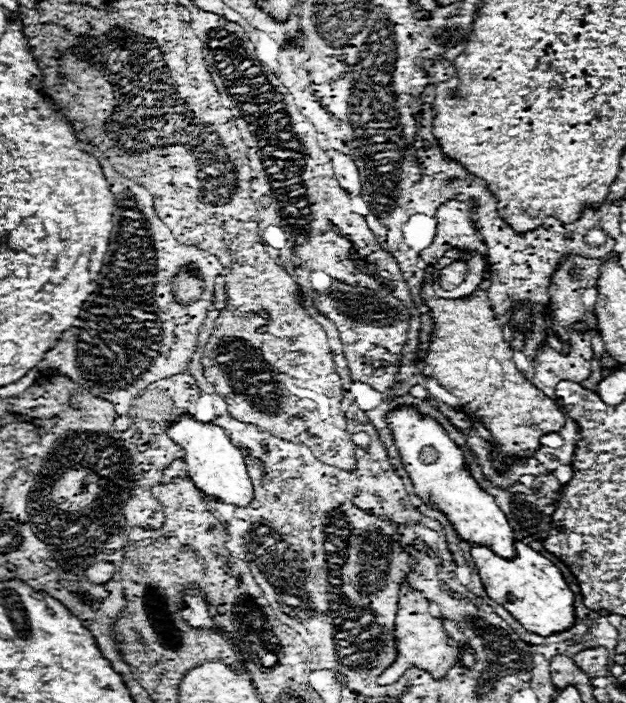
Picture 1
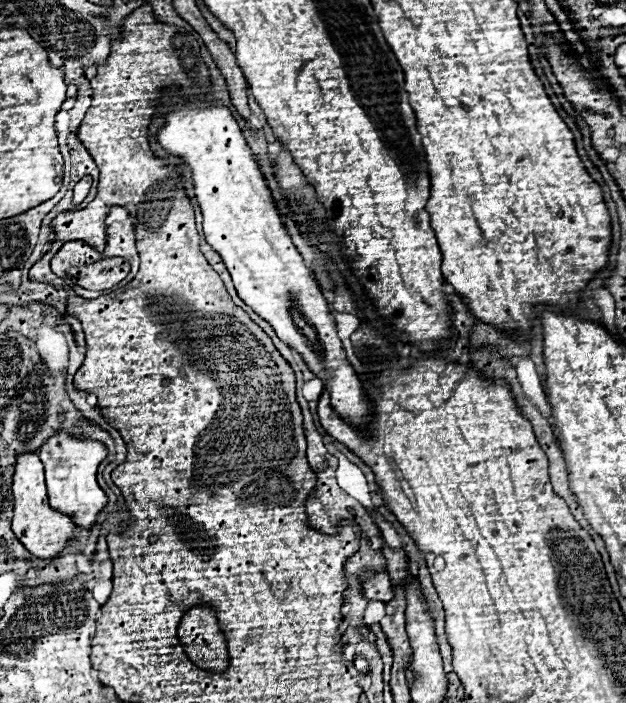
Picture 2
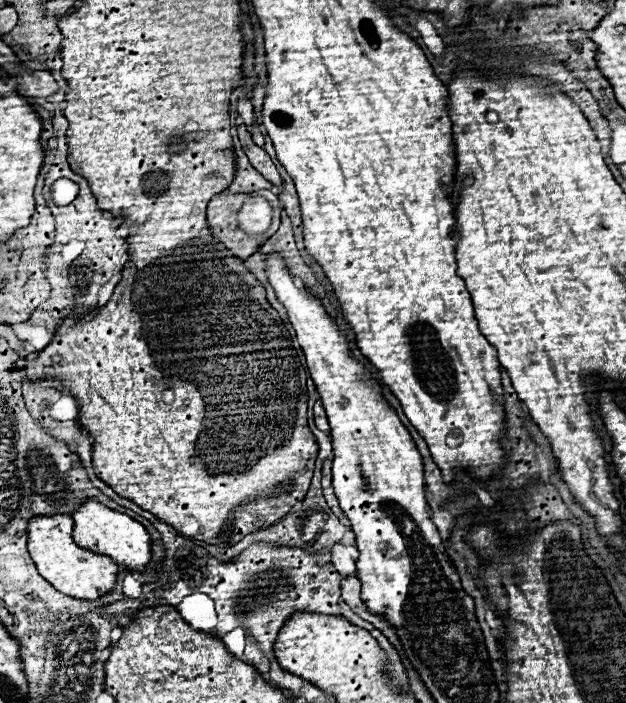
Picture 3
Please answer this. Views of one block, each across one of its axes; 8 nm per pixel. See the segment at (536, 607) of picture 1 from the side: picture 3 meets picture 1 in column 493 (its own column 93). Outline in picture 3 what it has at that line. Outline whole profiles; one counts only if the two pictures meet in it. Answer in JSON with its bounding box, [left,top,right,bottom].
[28,514,118,600]

